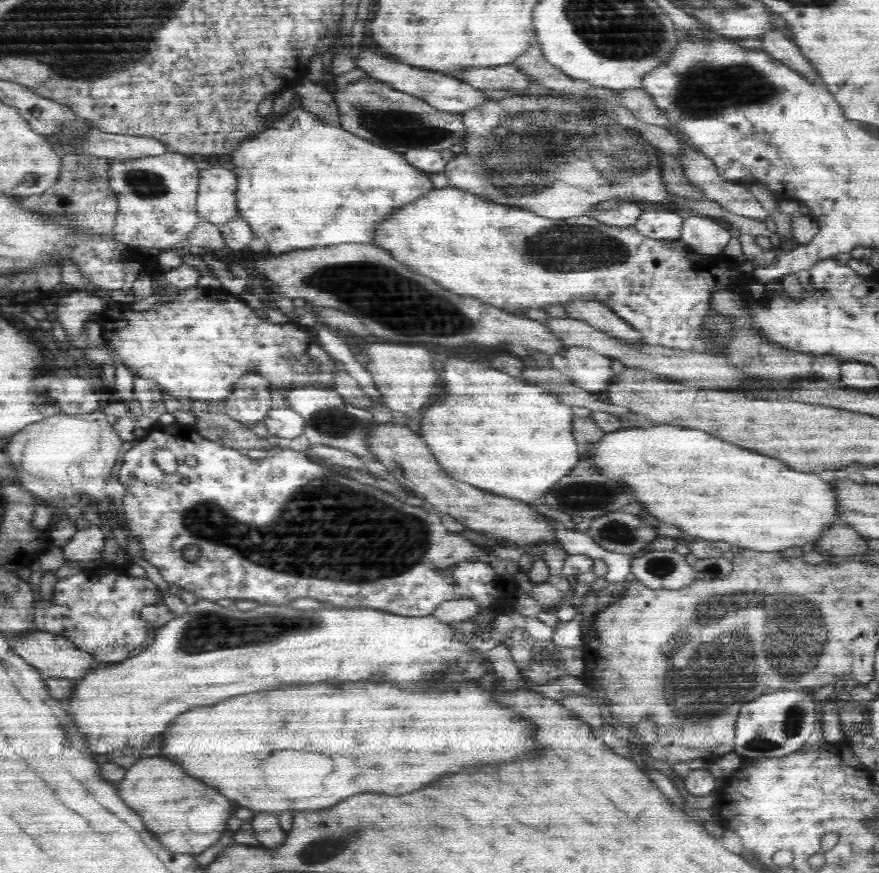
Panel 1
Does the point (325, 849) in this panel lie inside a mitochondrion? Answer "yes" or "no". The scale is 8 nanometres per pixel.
yes

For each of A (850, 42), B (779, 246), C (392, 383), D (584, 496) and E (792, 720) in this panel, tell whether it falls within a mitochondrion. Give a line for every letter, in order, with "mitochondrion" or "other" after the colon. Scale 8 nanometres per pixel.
A: other
B: other
C: other
D: mitochondrion
E: mitochondrion

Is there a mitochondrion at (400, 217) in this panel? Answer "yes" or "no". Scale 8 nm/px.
no

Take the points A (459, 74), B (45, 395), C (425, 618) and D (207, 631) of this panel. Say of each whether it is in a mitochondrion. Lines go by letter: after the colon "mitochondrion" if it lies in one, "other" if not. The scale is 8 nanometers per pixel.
A: other
B: other
C: other
D: mitochondrion

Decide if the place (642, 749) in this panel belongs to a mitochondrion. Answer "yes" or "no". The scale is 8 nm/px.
no

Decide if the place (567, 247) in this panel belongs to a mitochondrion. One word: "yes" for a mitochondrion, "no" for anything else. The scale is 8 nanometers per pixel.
yes

